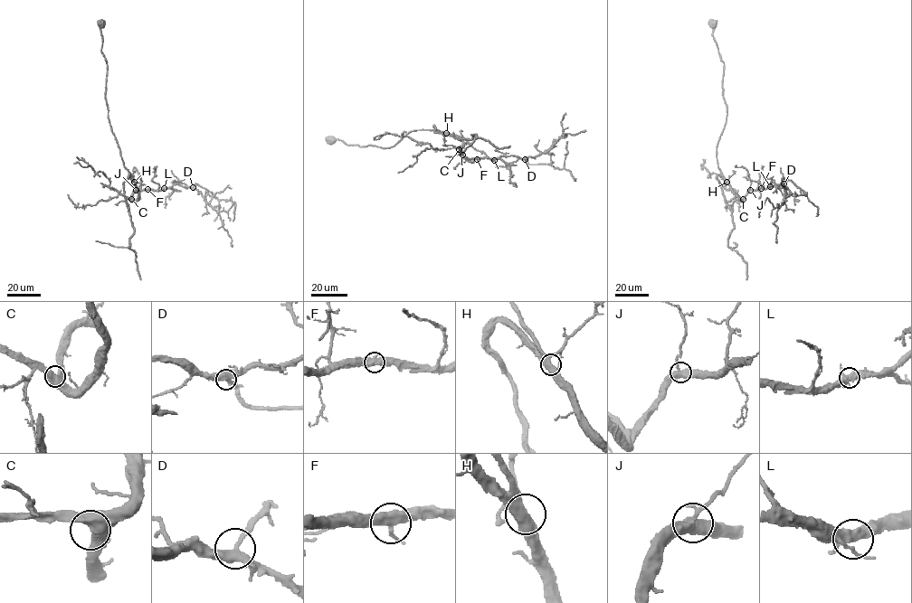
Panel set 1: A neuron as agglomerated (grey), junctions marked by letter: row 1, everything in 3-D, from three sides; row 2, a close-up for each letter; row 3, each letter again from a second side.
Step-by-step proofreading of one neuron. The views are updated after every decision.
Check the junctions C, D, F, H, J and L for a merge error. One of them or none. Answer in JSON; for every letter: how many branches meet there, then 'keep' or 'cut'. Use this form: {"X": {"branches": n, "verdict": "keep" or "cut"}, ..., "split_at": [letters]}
{"C": {"branches": 3, "verdict": "keep"}, "D": {"branches": 3, "verdict": "keep"}, "F": {"branches": 3, "verdict": "keep"}, "H": {"branches": 3, "verdict": "keep"}, "J": {"branches": 3, "verdict": "keep"}, "L": {"branches": 3, "verdict": "keep"}, "split_at": []}

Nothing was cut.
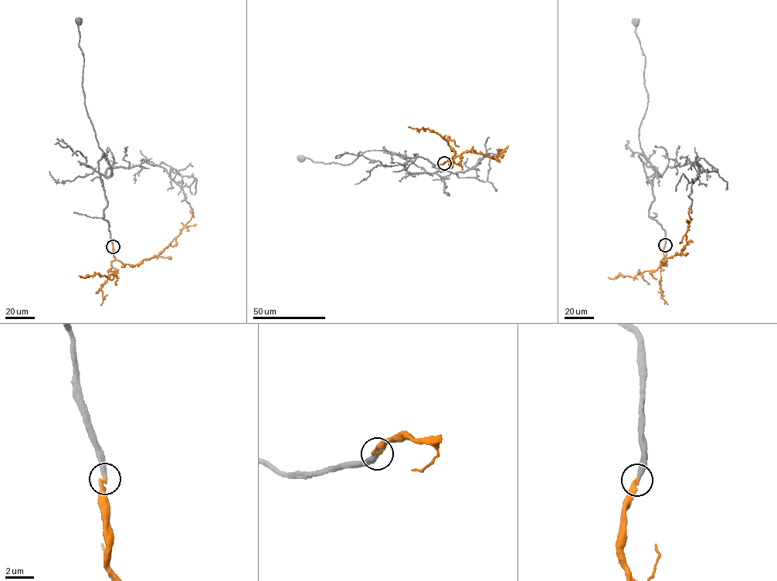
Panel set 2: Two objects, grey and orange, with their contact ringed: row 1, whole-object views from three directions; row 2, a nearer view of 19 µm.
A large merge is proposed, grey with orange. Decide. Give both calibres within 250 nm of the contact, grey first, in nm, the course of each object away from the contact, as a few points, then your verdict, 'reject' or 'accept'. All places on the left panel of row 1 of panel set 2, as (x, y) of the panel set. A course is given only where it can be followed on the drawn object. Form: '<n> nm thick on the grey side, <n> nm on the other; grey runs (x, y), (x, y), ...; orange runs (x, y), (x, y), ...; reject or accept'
340 nm thick on the grey side, 280 nm on the other; grey runs (113, 246), (104, 219), (107, 201), (98, 171), (99, 161), (106, 156), (84, 100), (78, 20); orange runs (113, 246), (114, 258), (124, 264), (135, 266), (144, 259), (157, 256), (190, 219), (191, 209); accept

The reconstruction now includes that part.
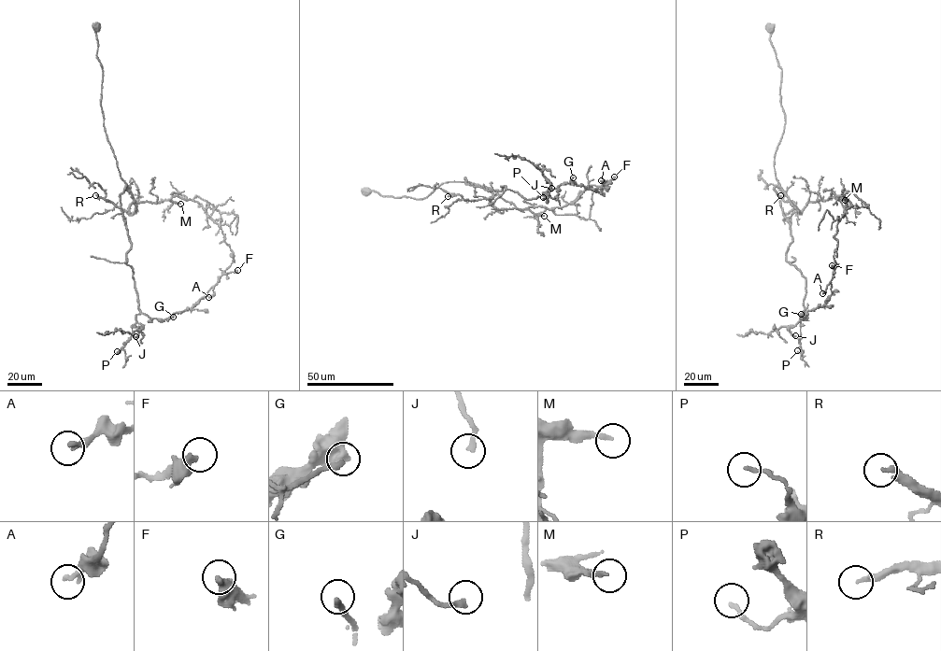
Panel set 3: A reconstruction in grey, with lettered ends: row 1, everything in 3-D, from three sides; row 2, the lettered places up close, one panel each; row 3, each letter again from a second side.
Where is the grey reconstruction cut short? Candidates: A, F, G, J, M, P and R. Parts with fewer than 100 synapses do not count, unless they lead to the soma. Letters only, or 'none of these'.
M, R

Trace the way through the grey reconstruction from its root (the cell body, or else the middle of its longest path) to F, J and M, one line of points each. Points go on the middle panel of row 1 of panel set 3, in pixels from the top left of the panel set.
F: (365, 191), (422, 199), (446, 182), (472, 183), (465, 178), (532, 199), (567, 183), (600, 192), (614, 176)
J: (365, 191), (422, 199), (446, 182), (472, 183), (465, 178), (527, 199), (547, 195), (548, 180), (551, 188)
M: (365, 191), (422, 199), (446, 182), (468, 181), (490, 189), (490, 204), (498, 209), (529, 209), (544, 216)

